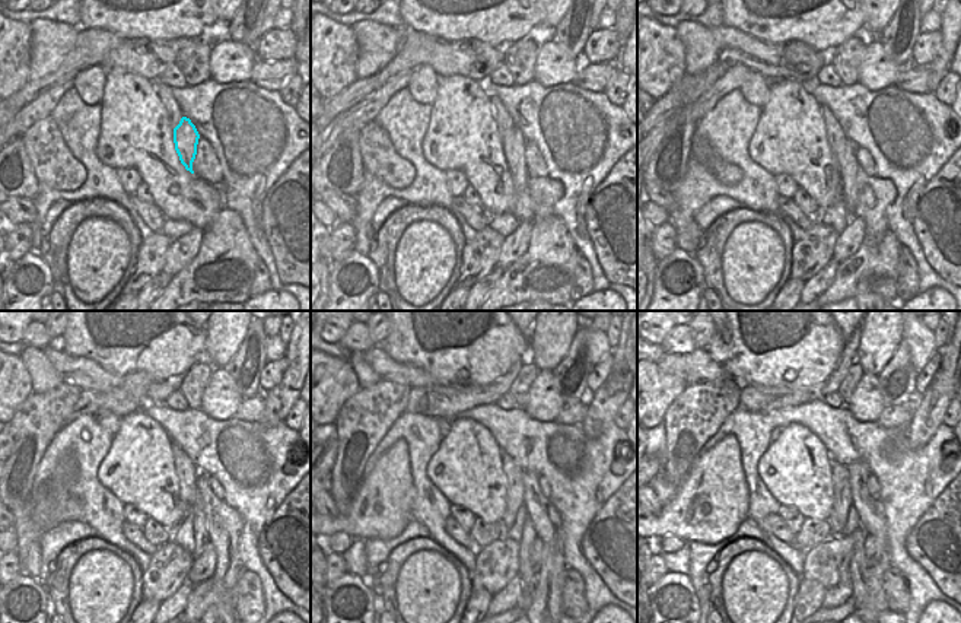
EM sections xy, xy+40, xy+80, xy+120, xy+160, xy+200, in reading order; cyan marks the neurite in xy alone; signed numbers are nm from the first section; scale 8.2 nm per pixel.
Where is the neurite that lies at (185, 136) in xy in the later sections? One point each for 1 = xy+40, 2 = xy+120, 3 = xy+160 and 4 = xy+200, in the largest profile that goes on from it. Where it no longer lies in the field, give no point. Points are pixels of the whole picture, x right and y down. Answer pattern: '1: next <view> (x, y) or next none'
1: next xy+40 (514, 142)
2: next xy+120 (197, 505)
3: next xy+160 (525, 572)
4: next xy+200 (858, 590)

